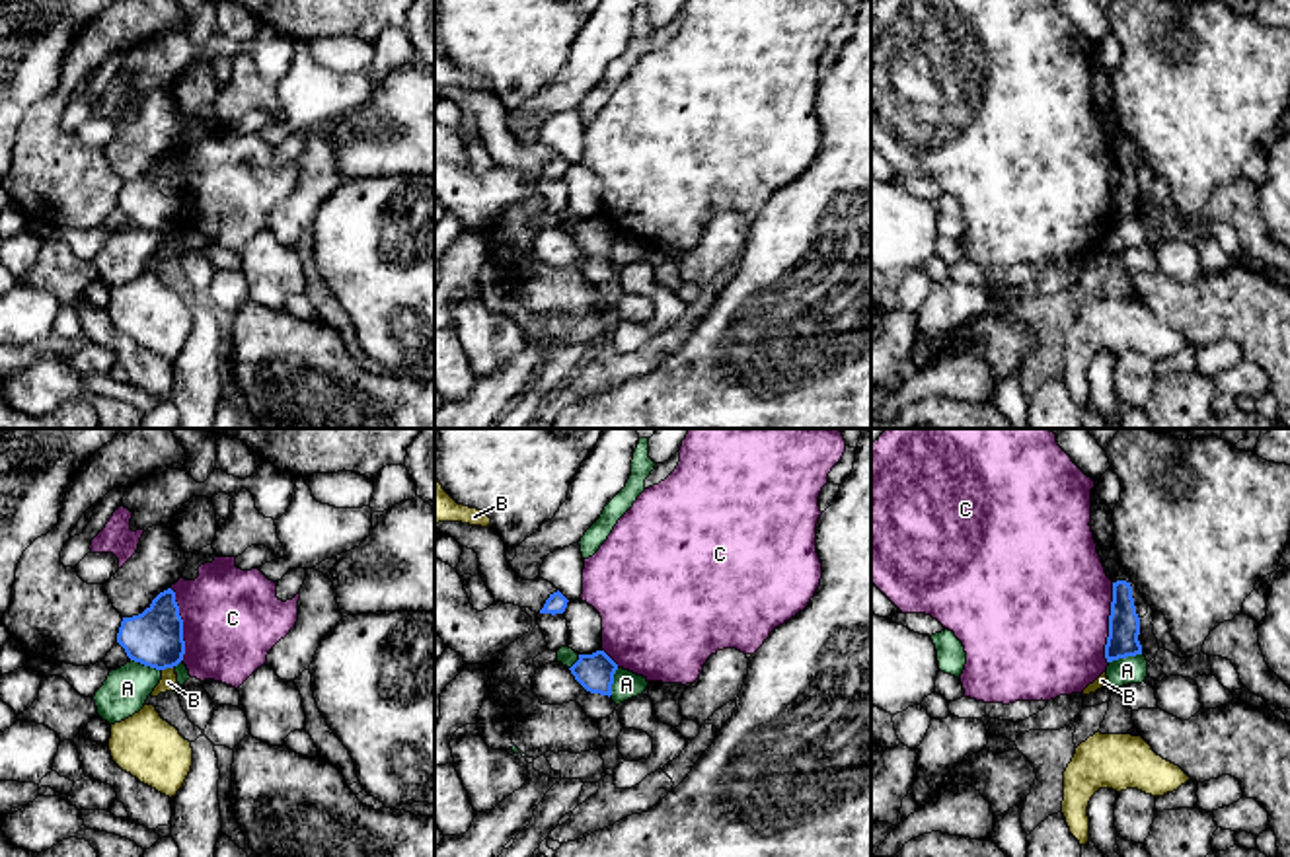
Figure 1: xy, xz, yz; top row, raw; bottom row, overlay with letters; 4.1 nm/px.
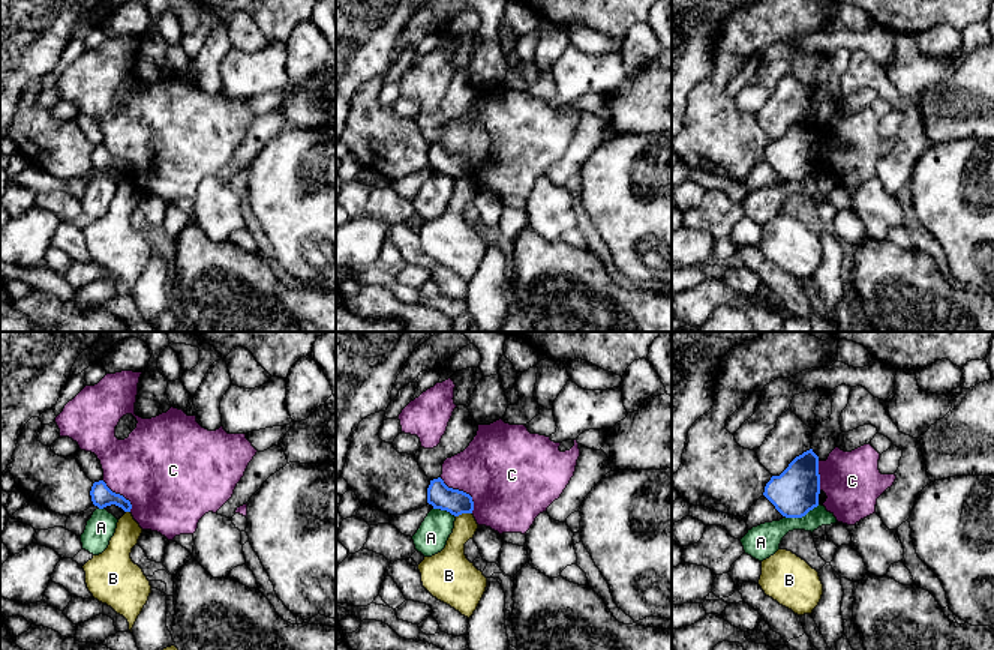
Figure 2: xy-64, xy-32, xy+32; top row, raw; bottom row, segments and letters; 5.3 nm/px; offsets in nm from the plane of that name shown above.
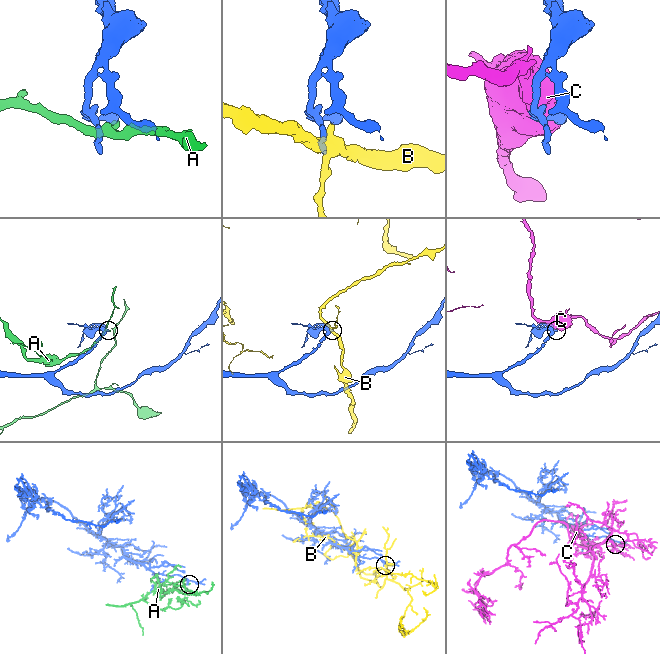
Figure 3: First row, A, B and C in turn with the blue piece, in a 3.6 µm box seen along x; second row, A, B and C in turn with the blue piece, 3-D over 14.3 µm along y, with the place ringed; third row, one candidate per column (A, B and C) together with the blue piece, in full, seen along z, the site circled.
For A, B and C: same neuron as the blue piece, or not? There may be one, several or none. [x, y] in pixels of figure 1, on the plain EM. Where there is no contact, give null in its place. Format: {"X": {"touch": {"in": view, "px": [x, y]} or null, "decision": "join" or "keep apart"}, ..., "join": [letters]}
{"A": {"touch": {"in": "yz", "px": [1125, 221]}, "decision": "keep apart"}, "B": {"touch": {"in": "xy", "px": [168, 230]}, "decision": "keep apart"}, "C": {"touch": {"in": "yz", "px": [1109, 187]}, "decision": "keep apart"}, "join": []}

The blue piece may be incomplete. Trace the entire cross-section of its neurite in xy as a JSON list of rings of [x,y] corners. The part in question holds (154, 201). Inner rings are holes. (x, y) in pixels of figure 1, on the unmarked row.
[[[171,152],[160,156],[138,179],[123,181],[117,206],[127,220],[144,230],[166,234],[183,224],[183,183]]]

